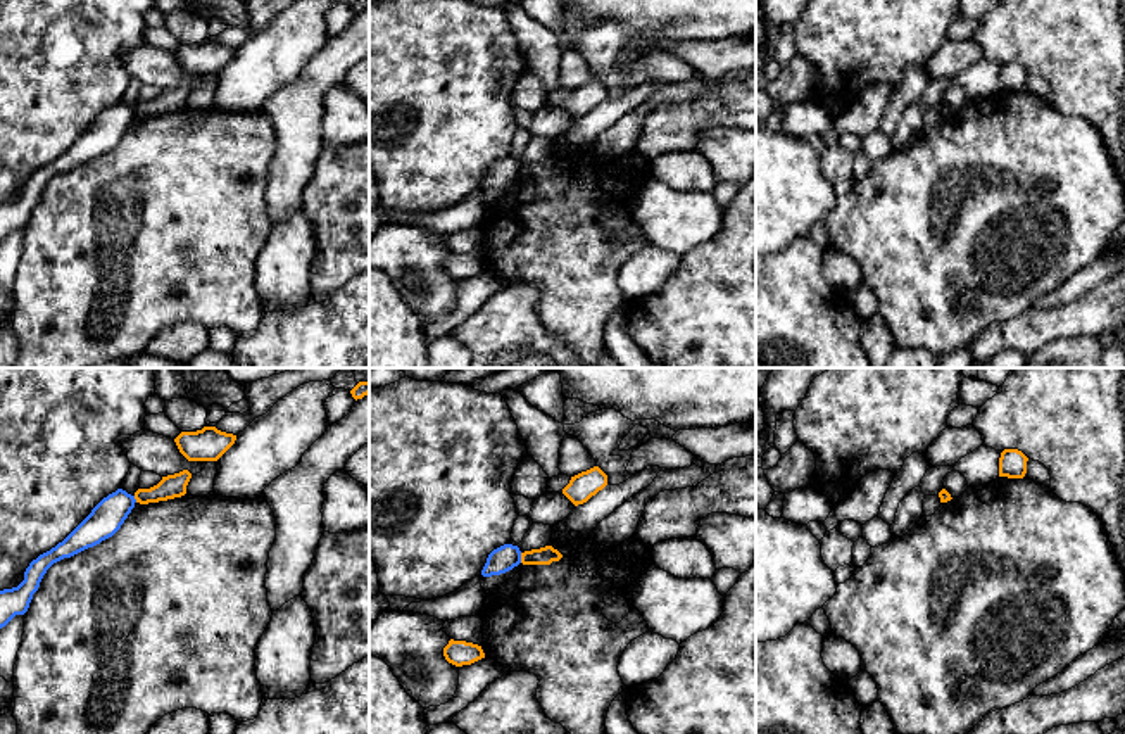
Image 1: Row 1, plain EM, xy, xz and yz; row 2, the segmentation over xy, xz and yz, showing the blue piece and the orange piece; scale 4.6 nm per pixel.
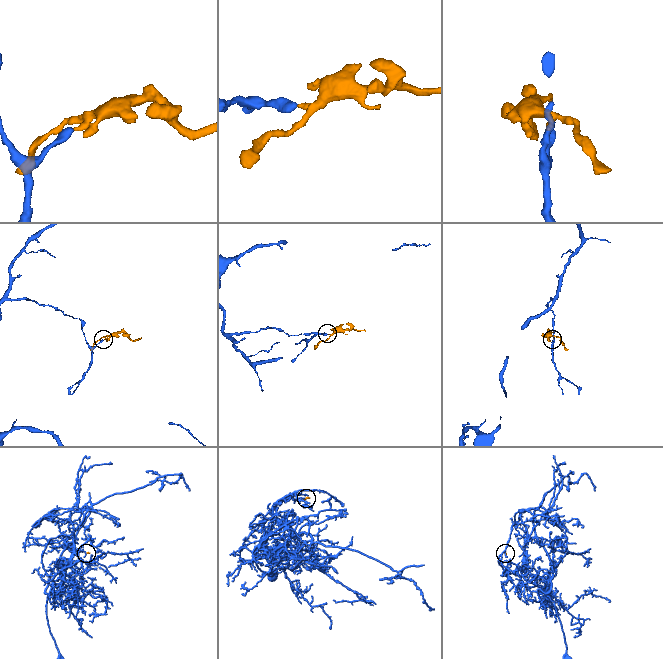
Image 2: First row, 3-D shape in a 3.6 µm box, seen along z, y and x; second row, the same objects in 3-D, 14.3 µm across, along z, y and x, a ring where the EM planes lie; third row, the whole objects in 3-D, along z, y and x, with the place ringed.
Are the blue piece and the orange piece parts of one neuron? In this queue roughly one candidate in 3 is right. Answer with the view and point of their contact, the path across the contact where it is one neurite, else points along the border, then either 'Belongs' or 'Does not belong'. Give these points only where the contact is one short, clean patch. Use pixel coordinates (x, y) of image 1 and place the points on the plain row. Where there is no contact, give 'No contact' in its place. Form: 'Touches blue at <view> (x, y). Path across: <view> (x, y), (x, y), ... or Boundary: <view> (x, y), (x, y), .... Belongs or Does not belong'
Touches blue at xz (520, 171). Boundary: xz (520, 166), (521, 175). Does not belong

